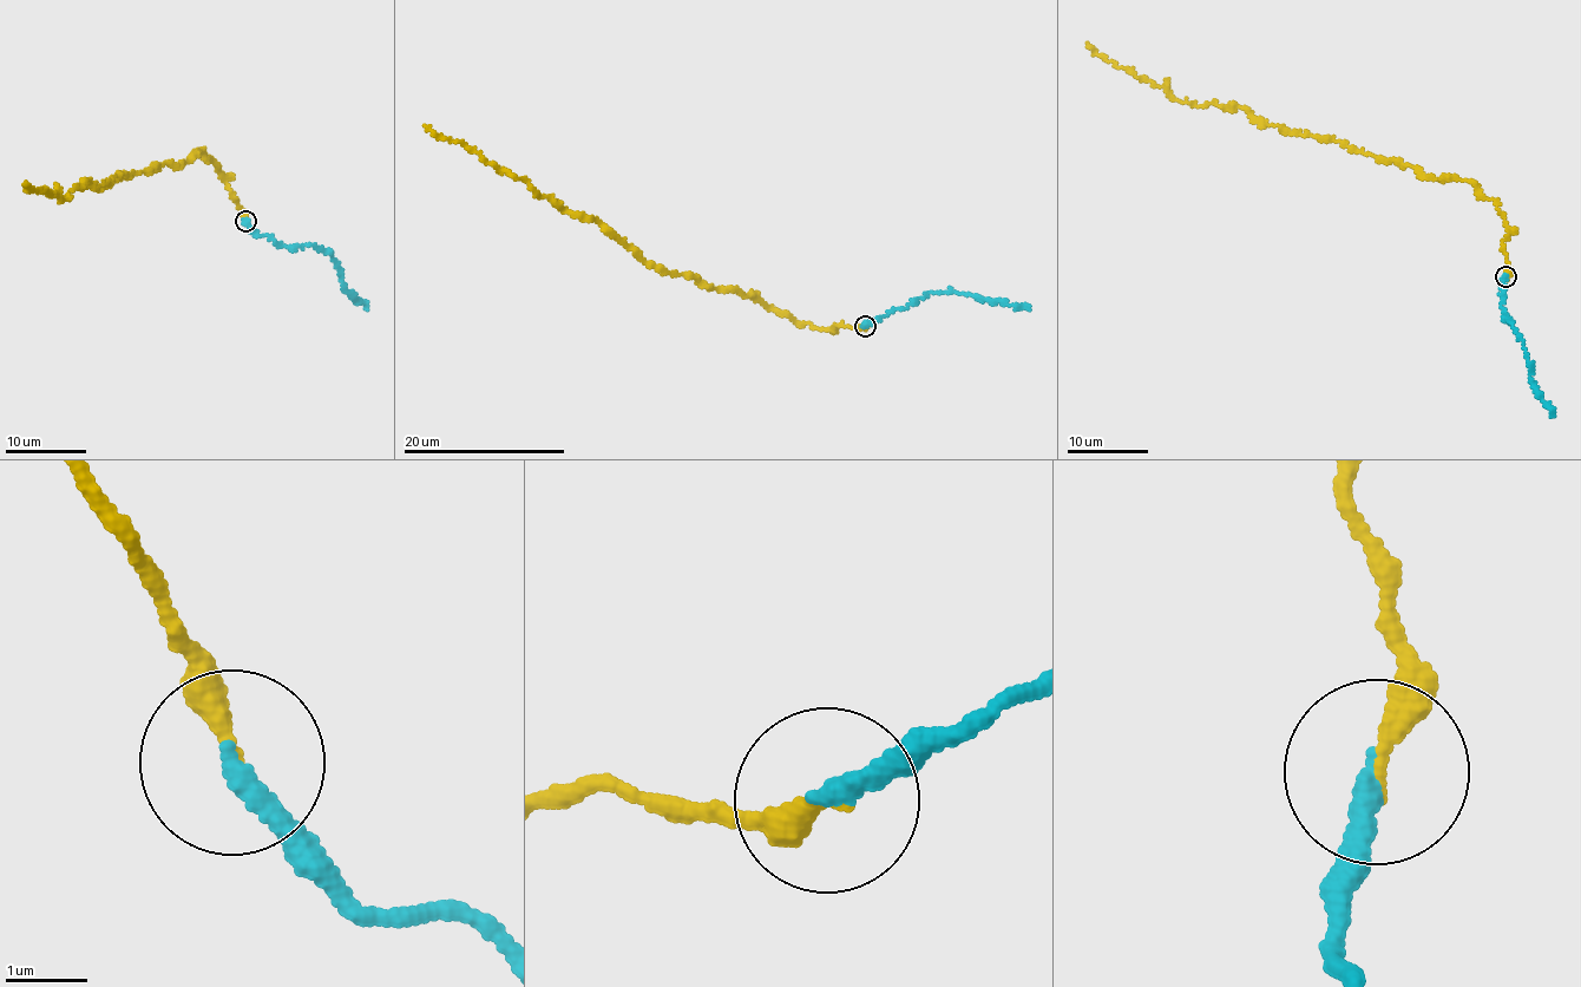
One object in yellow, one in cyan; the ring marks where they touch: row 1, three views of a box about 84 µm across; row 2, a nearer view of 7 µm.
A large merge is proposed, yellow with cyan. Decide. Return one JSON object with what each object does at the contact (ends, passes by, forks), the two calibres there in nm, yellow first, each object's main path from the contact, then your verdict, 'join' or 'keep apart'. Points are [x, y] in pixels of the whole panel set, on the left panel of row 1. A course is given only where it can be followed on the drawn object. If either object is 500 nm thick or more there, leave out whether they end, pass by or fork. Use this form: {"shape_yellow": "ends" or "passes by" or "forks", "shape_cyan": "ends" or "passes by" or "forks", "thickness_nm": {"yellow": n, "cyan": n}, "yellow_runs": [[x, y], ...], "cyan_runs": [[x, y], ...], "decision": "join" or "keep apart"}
{"shape_yellow": "ends", "shape_cyan": "ends", "thickness_nm": {"yellow": 280, "cyan": 280}, "yellow_runs": [[245, 220], [201, 150], [178, 167], [122, 174], [109, 185], [86, 181], [65, 200], [28, 191], [25, 181]], "cyan_runs": [[245, 220], [260, 235], [266, 234], [282, 246], [310, 244], [327, 250], [339, 269], [342, 286], [366, 307]], "decision": "join"}

